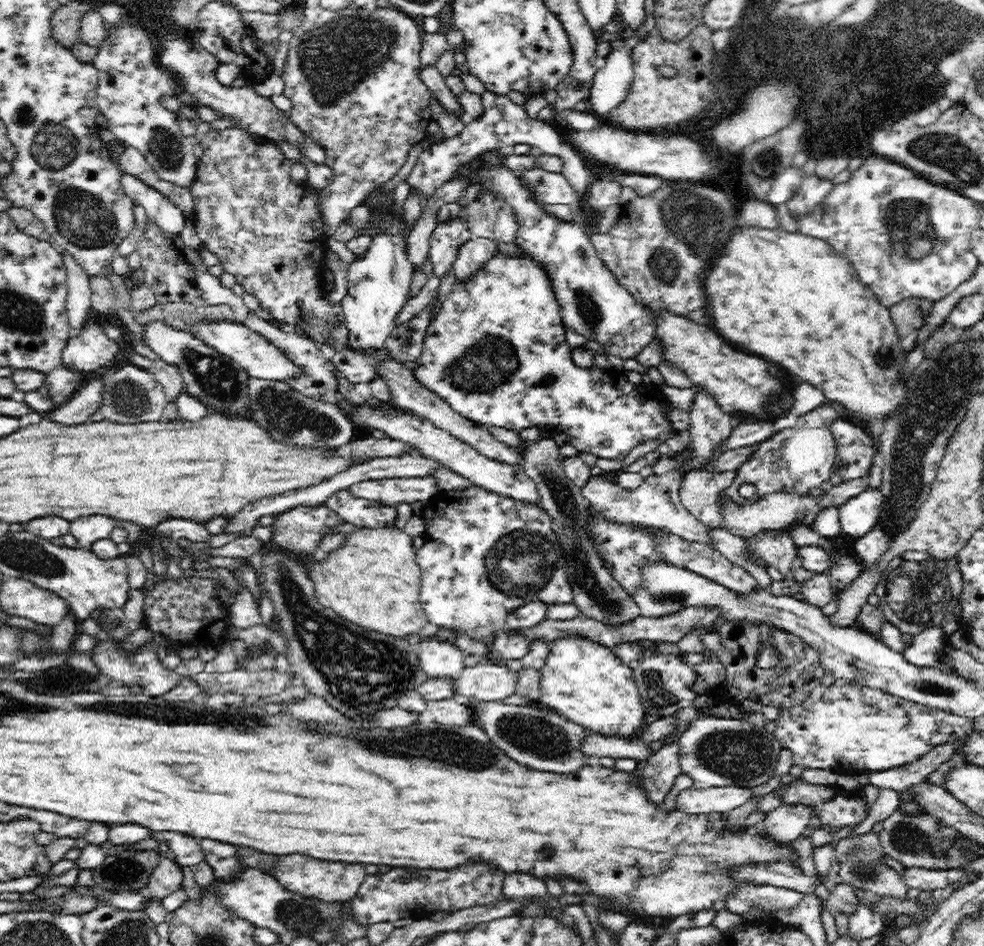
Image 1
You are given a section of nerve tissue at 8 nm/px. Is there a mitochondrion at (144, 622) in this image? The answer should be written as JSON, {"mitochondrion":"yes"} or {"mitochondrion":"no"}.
{"mitochondrion":"no"}

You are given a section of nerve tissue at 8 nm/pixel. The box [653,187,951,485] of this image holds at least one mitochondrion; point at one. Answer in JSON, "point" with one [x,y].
{"point":[904,218]}

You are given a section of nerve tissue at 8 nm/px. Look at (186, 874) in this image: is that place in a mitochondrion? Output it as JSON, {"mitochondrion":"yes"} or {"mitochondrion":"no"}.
{"mitochondrion":"no"}

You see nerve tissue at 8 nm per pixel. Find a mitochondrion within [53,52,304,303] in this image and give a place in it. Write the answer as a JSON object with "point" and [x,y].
{"point":[163,144]}

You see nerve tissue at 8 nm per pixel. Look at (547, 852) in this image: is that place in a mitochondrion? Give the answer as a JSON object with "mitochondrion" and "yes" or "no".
{"mitochondrion":"no"}

